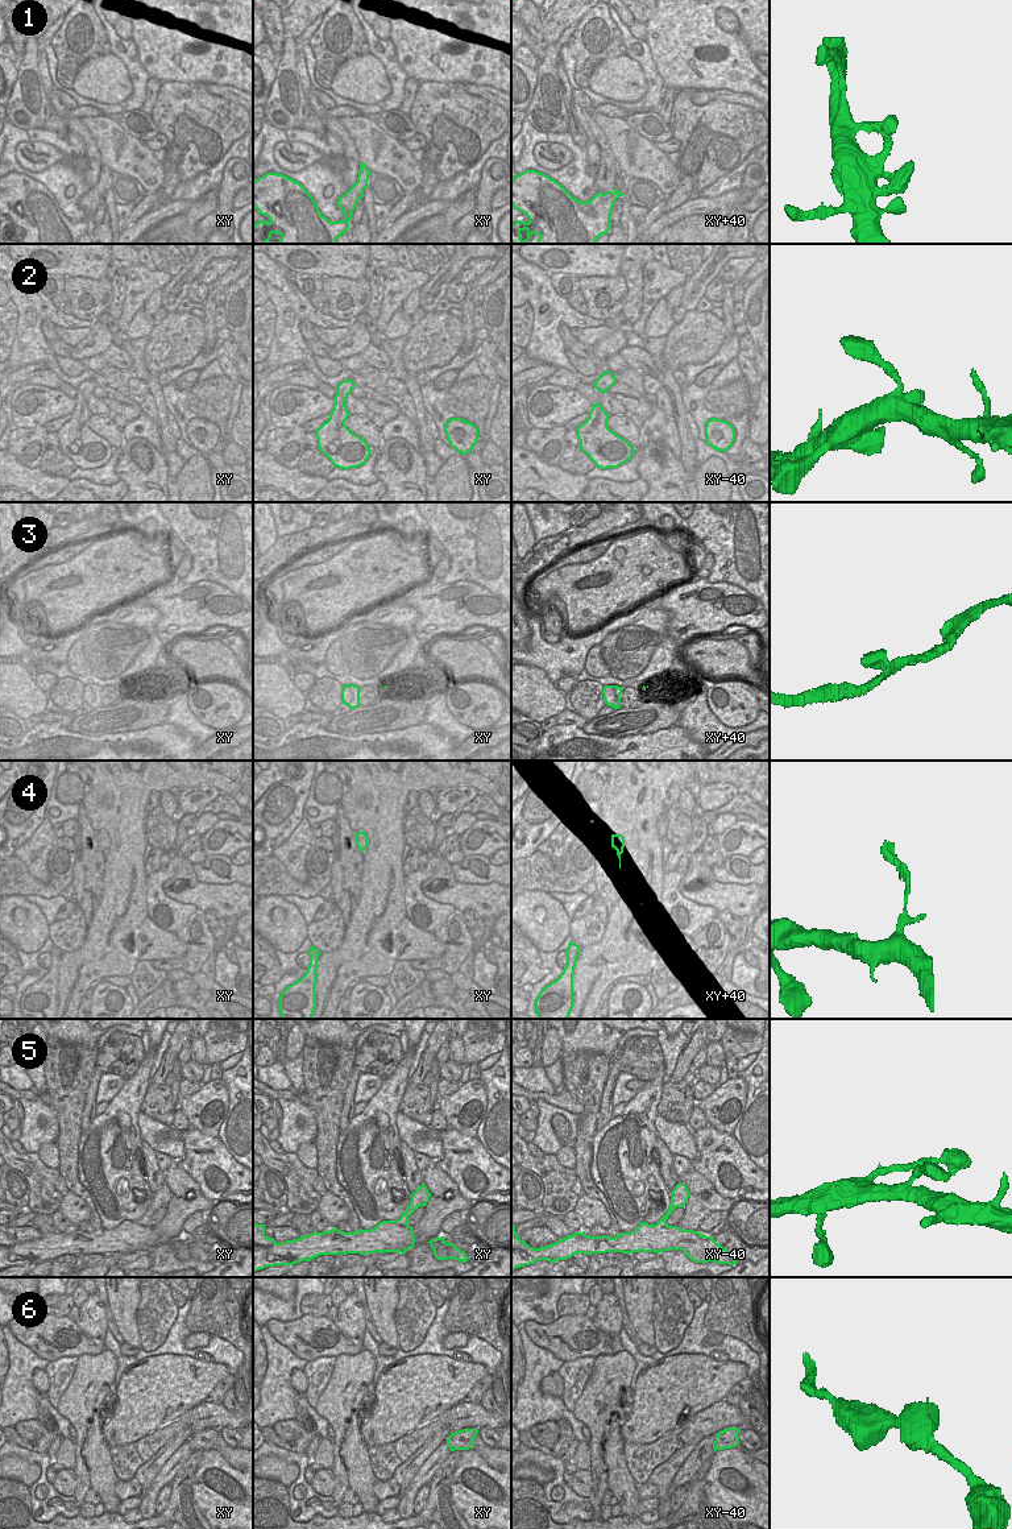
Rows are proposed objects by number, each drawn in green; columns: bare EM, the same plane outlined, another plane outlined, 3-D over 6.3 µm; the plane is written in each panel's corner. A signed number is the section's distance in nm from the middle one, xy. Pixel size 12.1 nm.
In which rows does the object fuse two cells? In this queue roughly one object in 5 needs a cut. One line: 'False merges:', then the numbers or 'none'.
False merges: none.

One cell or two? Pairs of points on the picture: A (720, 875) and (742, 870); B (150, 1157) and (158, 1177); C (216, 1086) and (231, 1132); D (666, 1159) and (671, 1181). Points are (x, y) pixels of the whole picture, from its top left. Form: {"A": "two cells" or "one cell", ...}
{"A": "one cell", "B": "one cell", "C": "two cells", "D": "one cell"}

